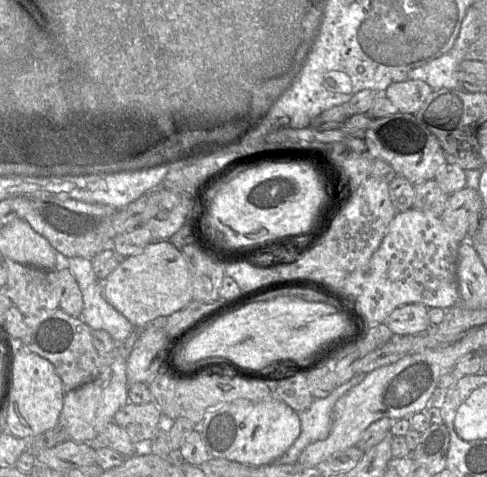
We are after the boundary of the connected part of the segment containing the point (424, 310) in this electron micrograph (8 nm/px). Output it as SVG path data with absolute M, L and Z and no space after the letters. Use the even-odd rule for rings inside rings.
M406 304L395 309L383 322L395 336L425 333L429 327L428 307L422 304Z

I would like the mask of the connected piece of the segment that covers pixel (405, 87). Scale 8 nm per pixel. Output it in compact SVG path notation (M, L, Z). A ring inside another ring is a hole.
M407 79L391 84L385 96L397 103L402 111L420 112L434 89L422 80Z

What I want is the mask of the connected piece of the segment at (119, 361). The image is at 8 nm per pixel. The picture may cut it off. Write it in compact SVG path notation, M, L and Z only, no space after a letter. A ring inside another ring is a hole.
M117 358L94 380L65 393L59 425L65 428L71 440L95 443L97 435L113 421L116 412L129 402L126 366L127 358Z

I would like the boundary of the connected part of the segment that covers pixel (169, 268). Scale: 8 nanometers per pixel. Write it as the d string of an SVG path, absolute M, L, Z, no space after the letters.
M169 240L153 241L143 253L125 258L103 281L106 301L125 316L136 329L166 319L193 300L193 285L187 263Z

